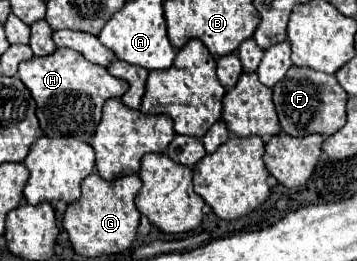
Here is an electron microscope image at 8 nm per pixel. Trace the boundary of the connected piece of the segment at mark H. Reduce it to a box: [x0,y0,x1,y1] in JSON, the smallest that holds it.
[19,47,129,137]

